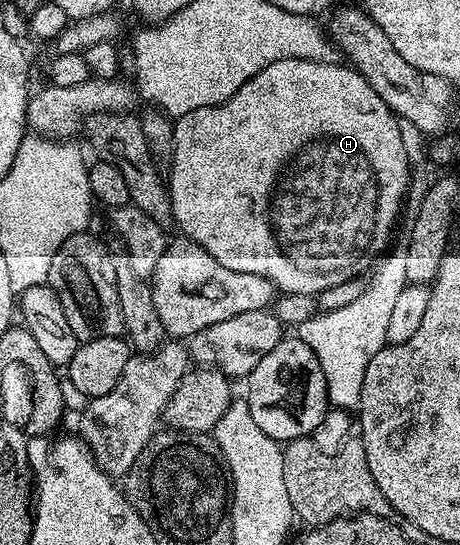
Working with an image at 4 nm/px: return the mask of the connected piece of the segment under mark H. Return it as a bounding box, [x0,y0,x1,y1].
[168,59,410,297]

